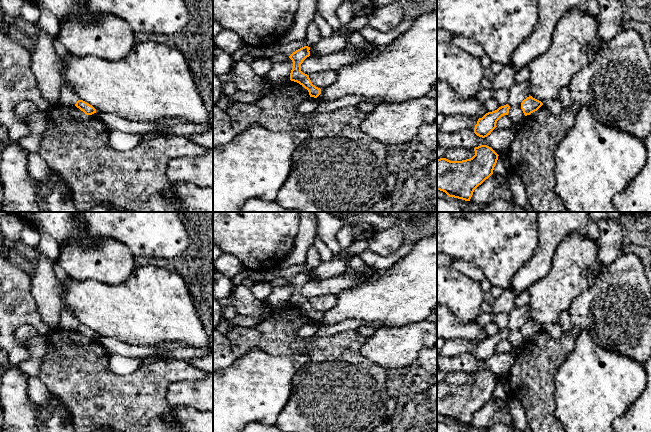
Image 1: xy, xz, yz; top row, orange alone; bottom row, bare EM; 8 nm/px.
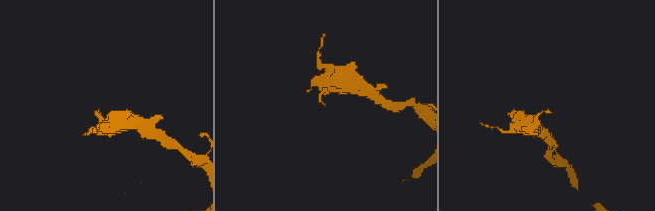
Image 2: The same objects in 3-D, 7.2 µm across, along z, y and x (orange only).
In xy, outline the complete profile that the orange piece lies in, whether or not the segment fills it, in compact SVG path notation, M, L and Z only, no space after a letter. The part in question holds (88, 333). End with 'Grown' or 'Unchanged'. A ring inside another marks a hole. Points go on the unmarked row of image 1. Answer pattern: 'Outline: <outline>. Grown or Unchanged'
Outline: M78 324L75 330L79 332L81 335L83 335L86 339L92 339L96 337L96 333L83 324Z. Unchanged

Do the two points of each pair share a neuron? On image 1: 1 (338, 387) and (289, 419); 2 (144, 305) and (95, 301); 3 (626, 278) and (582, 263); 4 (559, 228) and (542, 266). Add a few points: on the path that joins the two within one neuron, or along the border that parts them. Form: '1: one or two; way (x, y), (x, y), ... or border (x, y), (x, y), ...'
1: one; way (326, 399), (315, 410), (301, 415)
2: one; way (132, 305), (107, 305)
3: two; border (606, 266), (587, 288)
4: one; way (550, 237), (542, 257)

